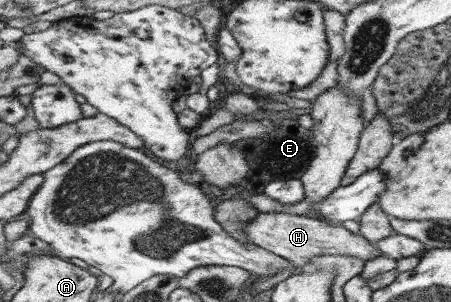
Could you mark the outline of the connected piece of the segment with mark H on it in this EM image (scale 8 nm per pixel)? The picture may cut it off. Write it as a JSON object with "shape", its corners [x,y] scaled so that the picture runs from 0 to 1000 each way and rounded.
{"shape":[[[576,702],[568,725],[552,735],[543,772],[565,811],[581,815],[636,861],[652,881],[676,887],[687,854],[707,844],[778,844],[820,864],[854,844],[836,811],[823,815],[805,781],[778,775],[769,755],[743,735],[716,738],[694,719],[630,702]]]}

